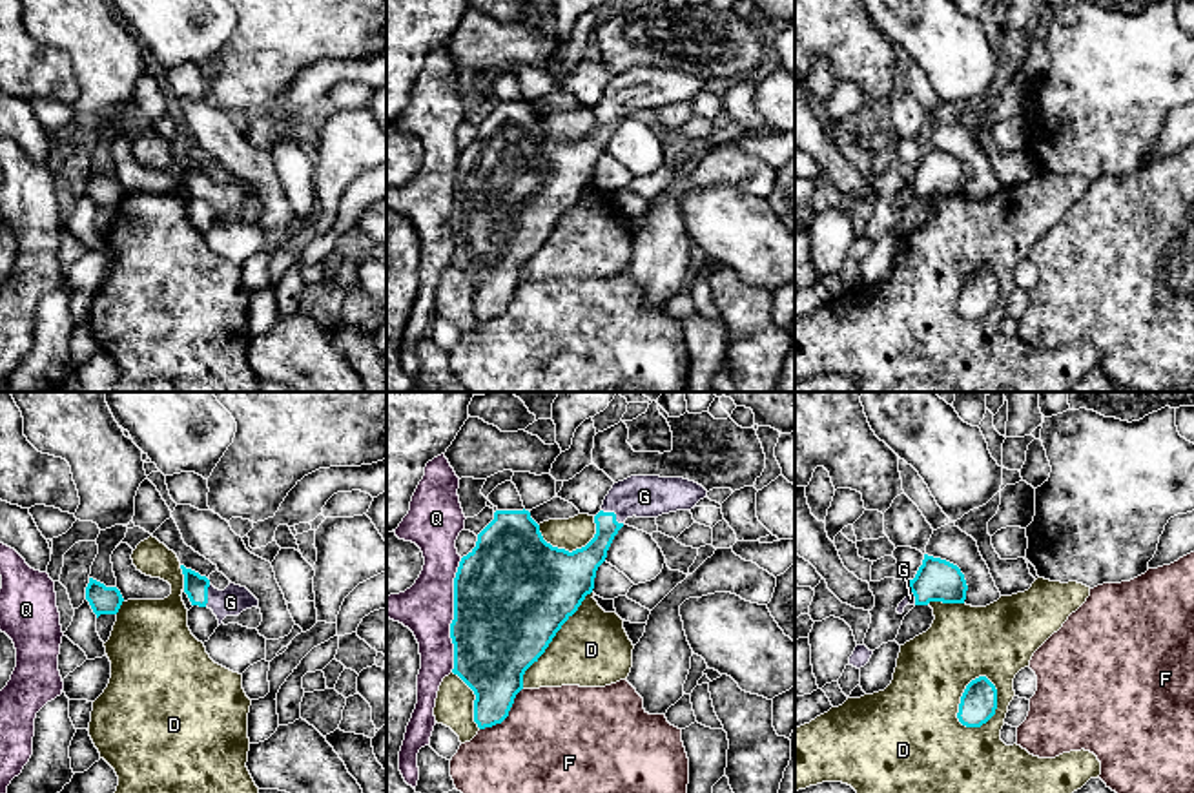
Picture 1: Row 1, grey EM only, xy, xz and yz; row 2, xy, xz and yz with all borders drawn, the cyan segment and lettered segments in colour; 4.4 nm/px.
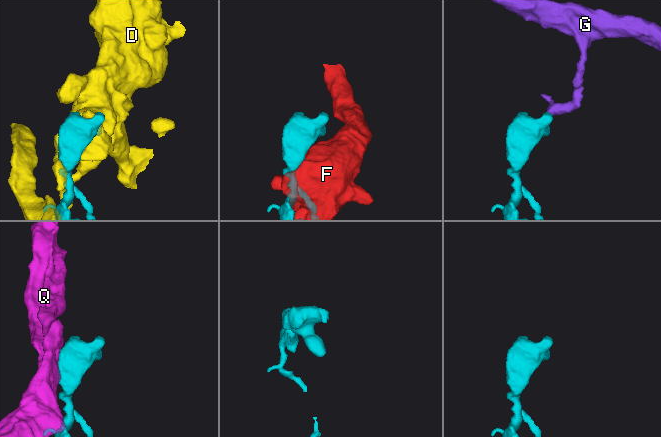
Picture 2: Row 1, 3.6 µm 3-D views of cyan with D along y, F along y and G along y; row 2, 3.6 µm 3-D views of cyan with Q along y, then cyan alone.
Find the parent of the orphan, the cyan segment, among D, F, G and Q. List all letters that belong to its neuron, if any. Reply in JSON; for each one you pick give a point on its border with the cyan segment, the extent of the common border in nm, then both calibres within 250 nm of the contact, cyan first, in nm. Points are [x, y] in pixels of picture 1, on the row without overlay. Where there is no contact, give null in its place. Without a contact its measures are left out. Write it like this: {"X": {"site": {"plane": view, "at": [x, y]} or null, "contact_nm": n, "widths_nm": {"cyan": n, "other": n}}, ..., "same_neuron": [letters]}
{"G": {"site": {"plane": "xz", "at": [615, 106]}, "contact_nm": 120, "widths_nm": {"cyan": 130, "other": 190}}, "same_neuron": ["G"]}

